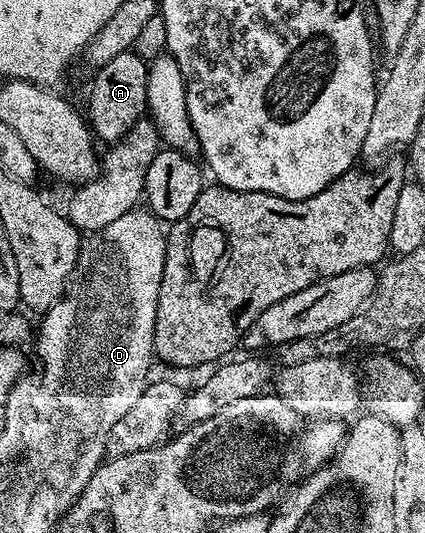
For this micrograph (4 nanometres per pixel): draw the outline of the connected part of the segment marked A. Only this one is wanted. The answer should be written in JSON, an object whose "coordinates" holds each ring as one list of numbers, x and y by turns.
{"coordinates":[[135,51,114,55,110,63,95,70,92,86,88,89,86,120,95,136,105,143,122,139,136,121,145,116,148,107,148,66]]}

